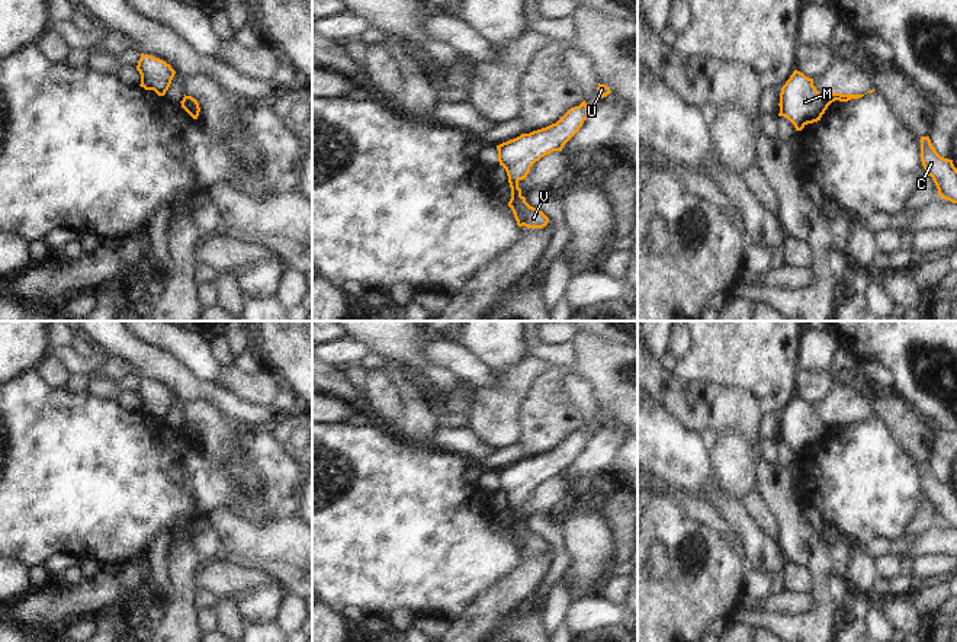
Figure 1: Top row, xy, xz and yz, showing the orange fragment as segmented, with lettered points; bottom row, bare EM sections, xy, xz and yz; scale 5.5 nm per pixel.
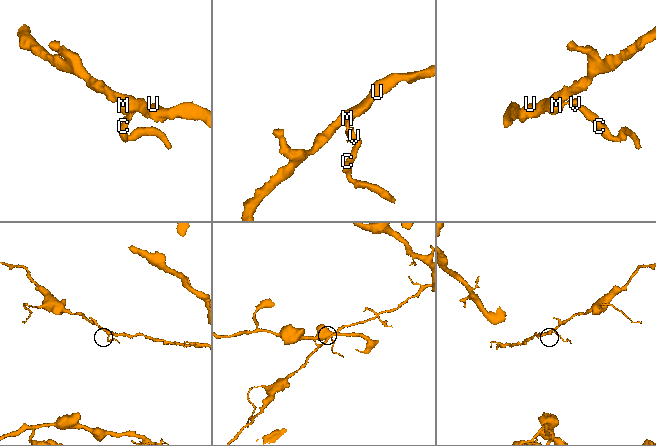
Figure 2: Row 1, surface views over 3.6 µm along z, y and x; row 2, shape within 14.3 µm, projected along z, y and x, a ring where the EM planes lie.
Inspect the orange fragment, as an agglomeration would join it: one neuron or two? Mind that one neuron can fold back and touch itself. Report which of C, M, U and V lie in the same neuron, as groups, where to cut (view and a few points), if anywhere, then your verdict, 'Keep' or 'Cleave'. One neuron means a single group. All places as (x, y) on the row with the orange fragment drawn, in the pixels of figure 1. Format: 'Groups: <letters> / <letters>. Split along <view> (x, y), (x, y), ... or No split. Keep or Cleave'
Groups: C V / M U. Split along yz (822, 96), (828, 105). Cleave.

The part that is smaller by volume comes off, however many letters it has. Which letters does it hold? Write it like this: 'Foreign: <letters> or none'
Foreign: C, V

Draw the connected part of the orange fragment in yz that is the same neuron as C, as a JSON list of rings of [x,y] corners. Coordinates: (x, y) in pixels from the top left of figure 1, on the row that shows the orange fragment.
[[[921,137],[921,161],[925,173],[932,177],[940,198],[957,203],[957,168],[953,160],[935,151],[929,137]]]

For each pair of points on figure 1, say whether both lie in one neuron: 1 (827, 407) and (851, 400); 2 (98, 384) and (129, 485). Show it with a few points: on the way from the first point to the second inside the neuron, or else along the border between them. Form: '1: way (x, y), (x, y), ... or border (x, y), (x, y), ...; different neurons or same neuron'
1: way (832, 407), (843, 407), (845, 404); same neuron
2: border (87, 392), (100, 400); different neurons

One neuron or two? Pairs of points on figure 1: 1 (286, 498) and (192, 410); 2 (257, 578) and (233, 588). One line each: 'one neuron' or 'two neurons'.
1: two neurons
2: one neuron

